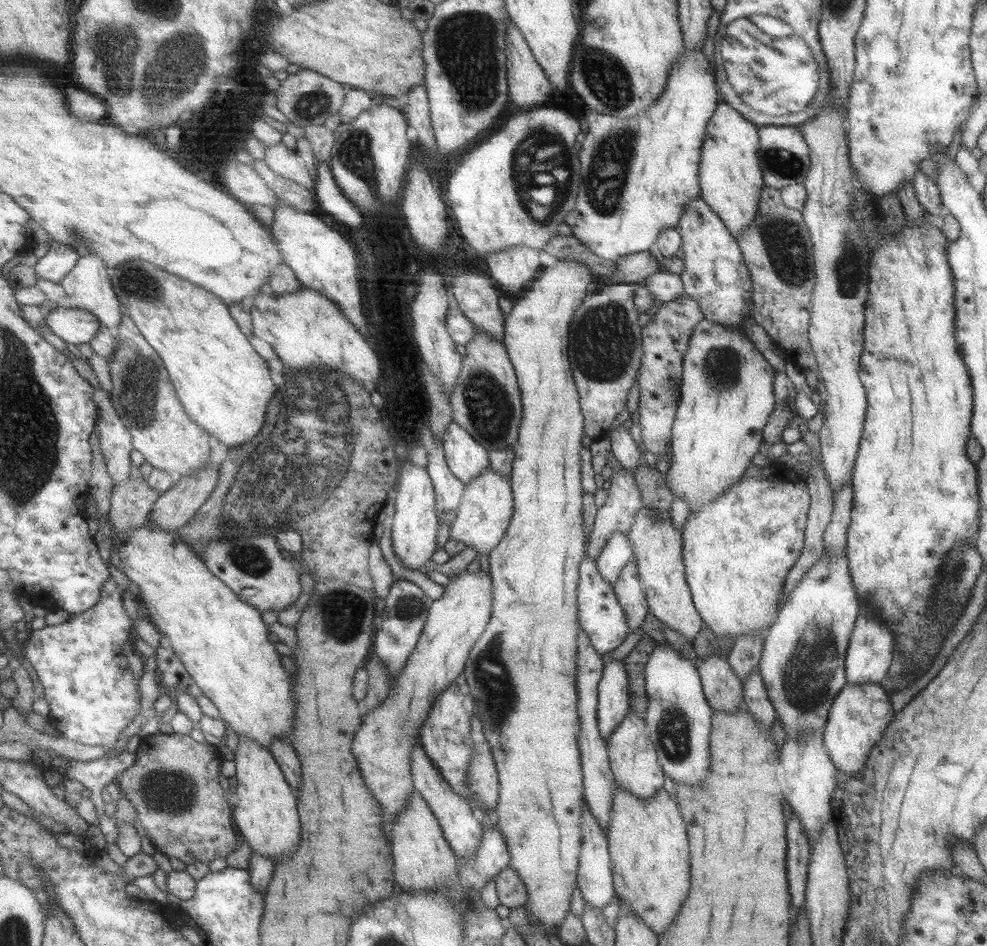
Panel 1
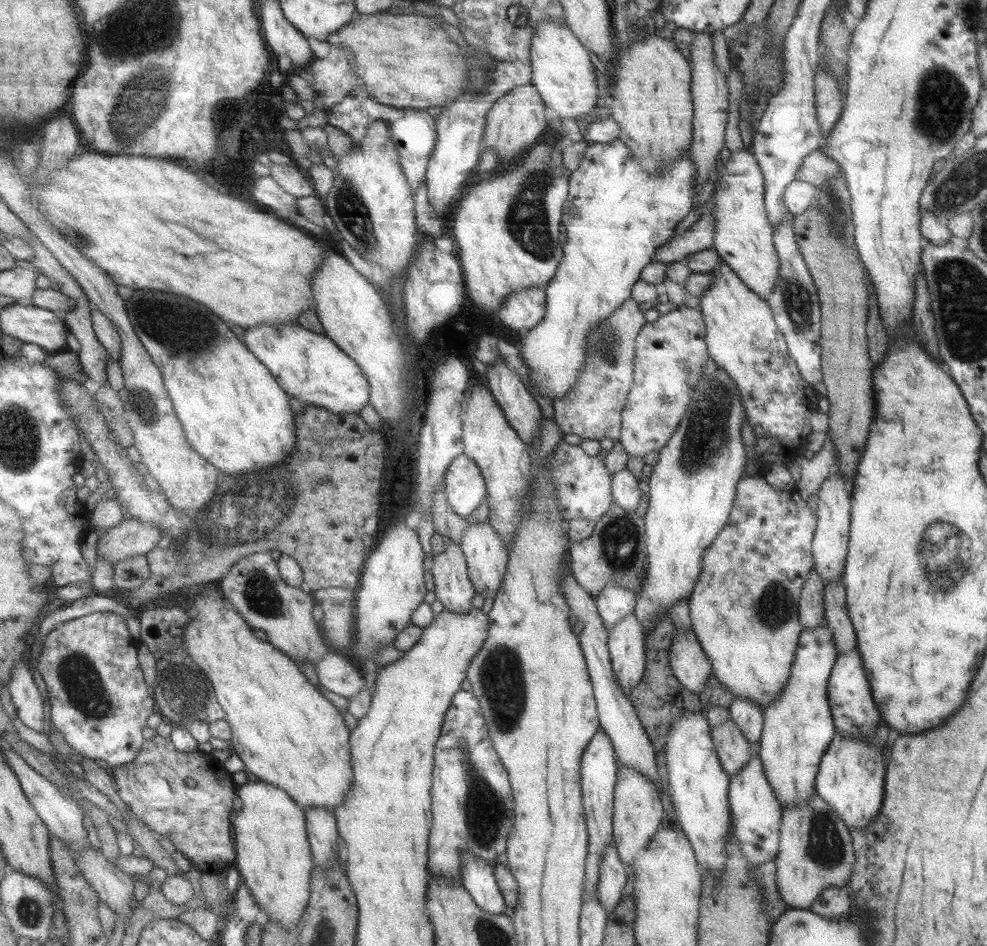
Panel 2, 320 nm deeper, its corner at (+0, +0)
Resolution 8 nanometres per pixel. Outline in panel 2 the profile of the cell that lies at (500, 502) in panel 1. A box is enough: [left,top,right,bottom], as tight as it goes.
[462,522,509,598]

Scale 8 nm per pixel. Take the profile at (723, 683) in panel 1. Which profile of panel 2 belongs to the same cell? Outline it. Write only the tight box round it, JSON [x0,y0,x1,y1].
[710,718,752,778]

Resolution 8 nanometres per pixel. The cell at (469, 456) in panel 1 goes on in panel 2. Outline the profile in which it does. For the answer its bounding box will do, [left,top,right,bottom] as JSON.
[446,454,488,518]

